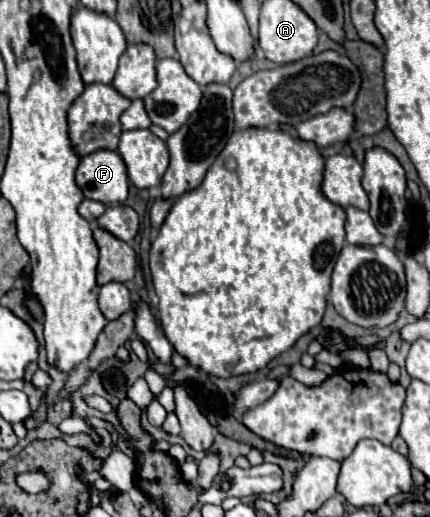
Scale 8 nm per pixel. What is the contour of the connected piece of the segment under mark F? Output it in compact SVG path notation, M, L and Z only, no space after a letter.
M97 150L81 158L75 182L83 190L85 198L99 200L105 206L125 202L129 194L125 162L111 150Z

